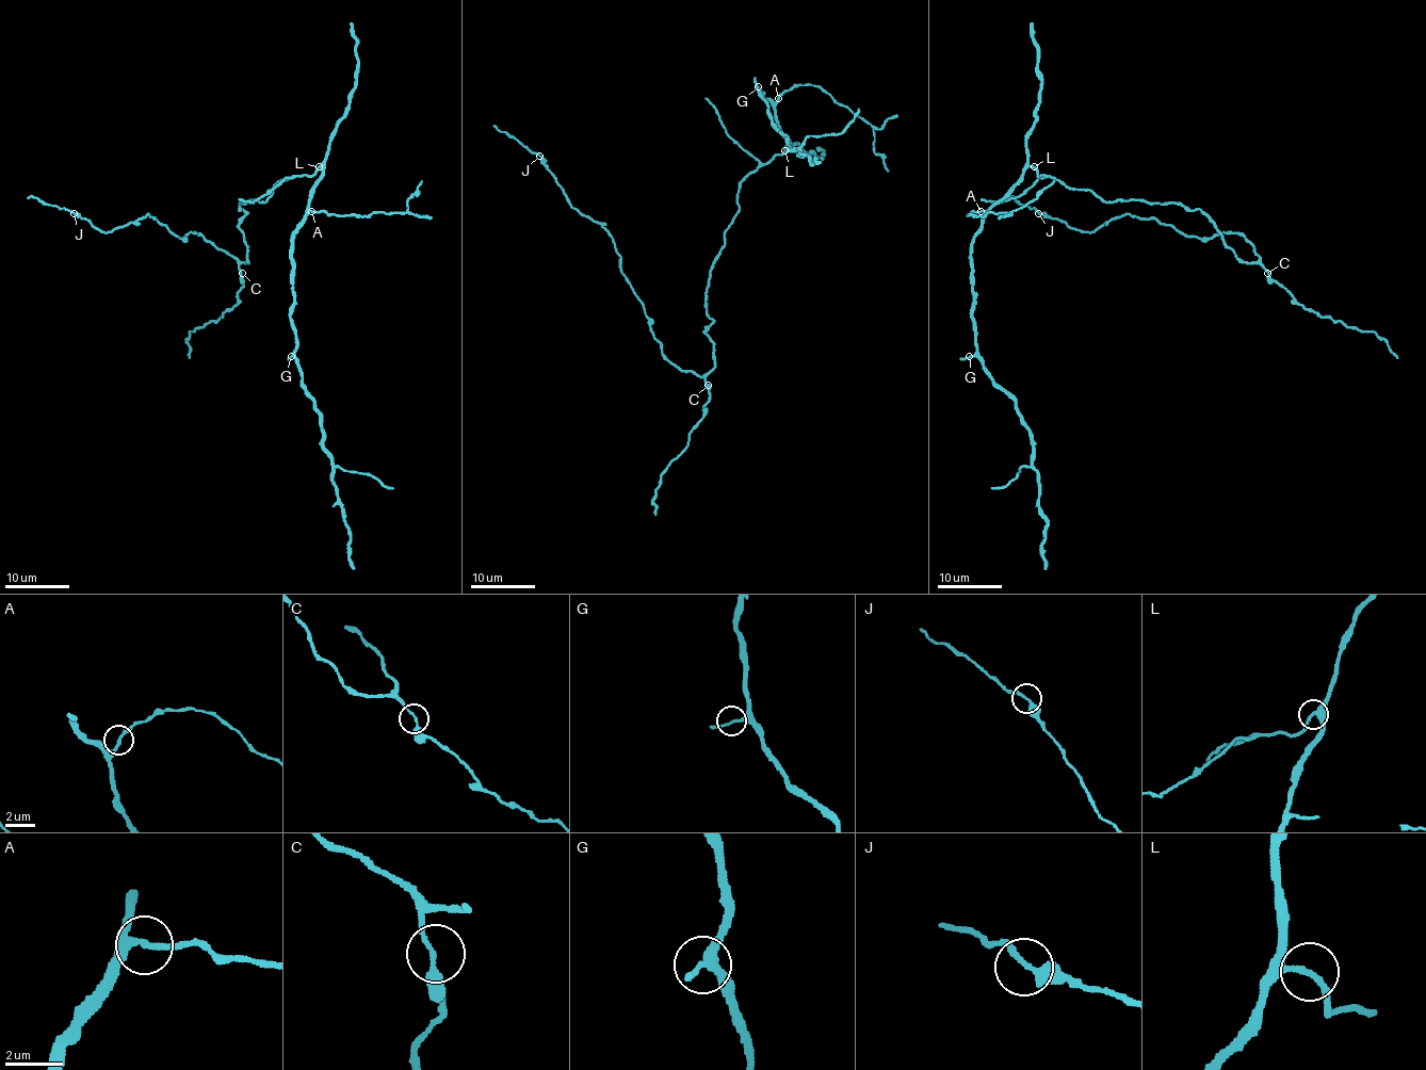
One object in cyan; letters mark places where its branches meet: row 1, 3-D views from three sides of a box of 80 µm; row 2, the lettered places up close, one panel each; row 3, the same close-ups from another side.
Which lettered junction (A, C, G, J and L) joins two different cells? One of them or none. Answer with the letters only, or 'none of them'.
none of them

